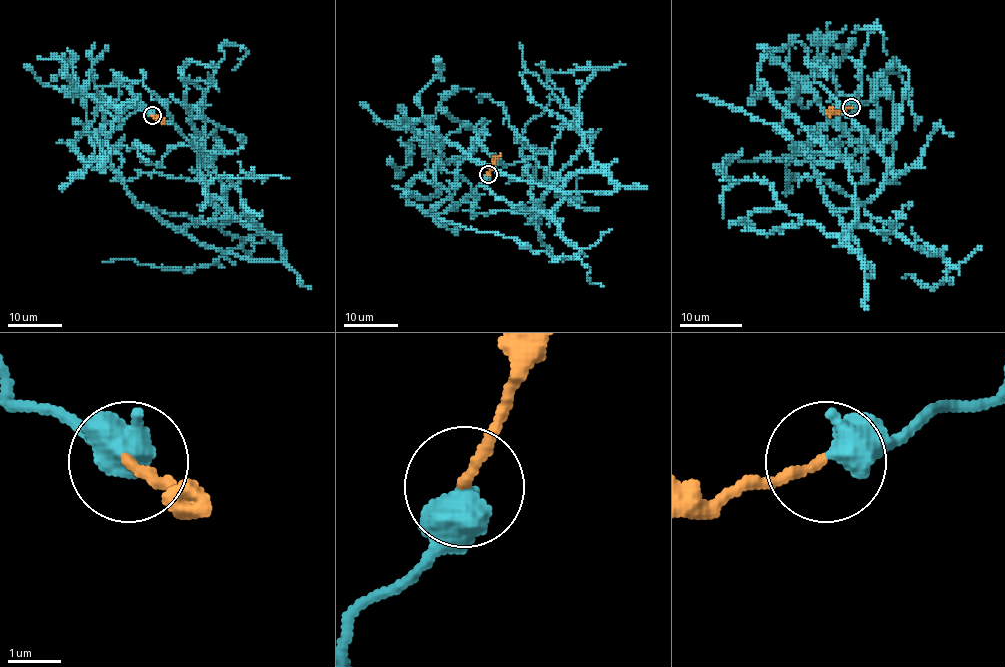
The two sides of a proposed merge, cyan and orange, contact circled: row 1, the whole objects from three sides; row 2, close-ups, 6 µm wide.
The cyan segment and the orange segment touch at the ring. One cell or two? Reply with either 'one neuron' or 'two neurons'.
one neuron

